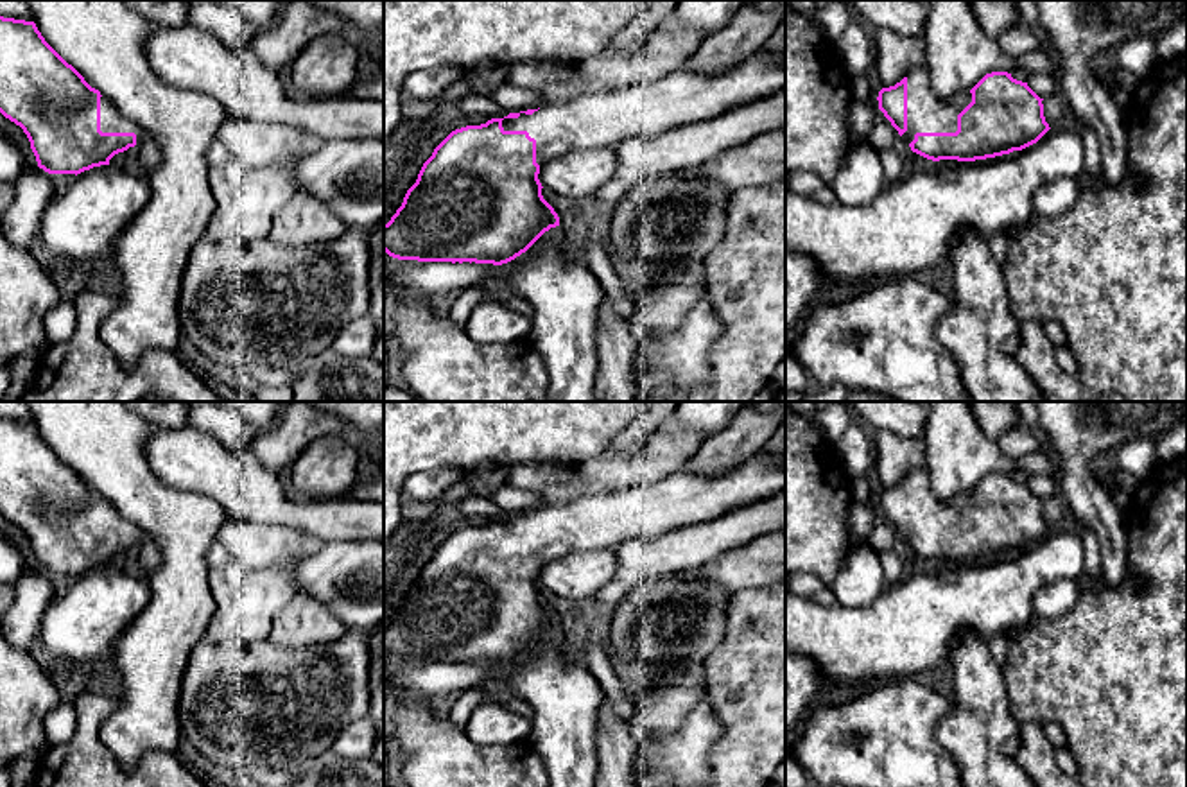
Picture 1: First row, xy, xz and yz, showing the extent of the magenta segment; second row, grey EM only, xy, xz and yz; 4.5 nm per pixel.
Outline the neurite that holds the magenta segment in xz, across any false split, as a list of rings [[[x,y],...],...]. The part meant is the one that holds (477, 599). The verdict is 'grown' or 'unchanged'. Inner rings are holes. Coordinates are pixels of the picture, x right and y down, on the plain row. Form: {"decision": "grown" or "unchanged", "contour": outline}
{"decision": "grown", "contour": [[[757,452],[724,475],[678,471],[662,480],[594,495],[568,506],[545,502],[538,511],[509,515],[481,527],[452,532],[423,565],[416,584],[407,592],[402,608],[384,626],[384,653],[398,662],[475,663],[502,667],[525,654],[545,633],[559,627],[559,618],[542,597],[540,568],[572,550],[619,547],[626,540],[663,534],[674,529],[705,523],[735,507],[753,504],[785,489],[785,455]]]}

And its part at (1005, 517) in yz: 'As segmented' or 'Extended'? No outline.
Extended

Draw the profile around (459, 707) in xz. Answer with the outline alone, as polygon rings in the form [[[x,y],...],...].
[[[481,685],[473,688],[466,688],[461,694],[450,697],[445,703],[450,722],[457,730],[464,730],[473,710],[484,701],[486,701],[486,694]]]

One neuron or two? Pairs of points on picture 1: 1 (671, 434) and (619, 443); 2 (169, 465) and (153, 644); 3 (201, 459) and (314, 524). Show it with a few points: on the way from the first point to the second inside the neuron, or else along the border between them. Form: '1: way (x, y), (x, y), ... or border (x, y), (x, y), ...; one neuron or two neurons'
1: border (664, 420), (639, 449), (630, 452), (608, 450); two neurons
2: border (144, 449), (149, 468), (167, 484), (208, 495); two neurons
3: way (230, 479), (266, 504), (285, 511); one neuron

